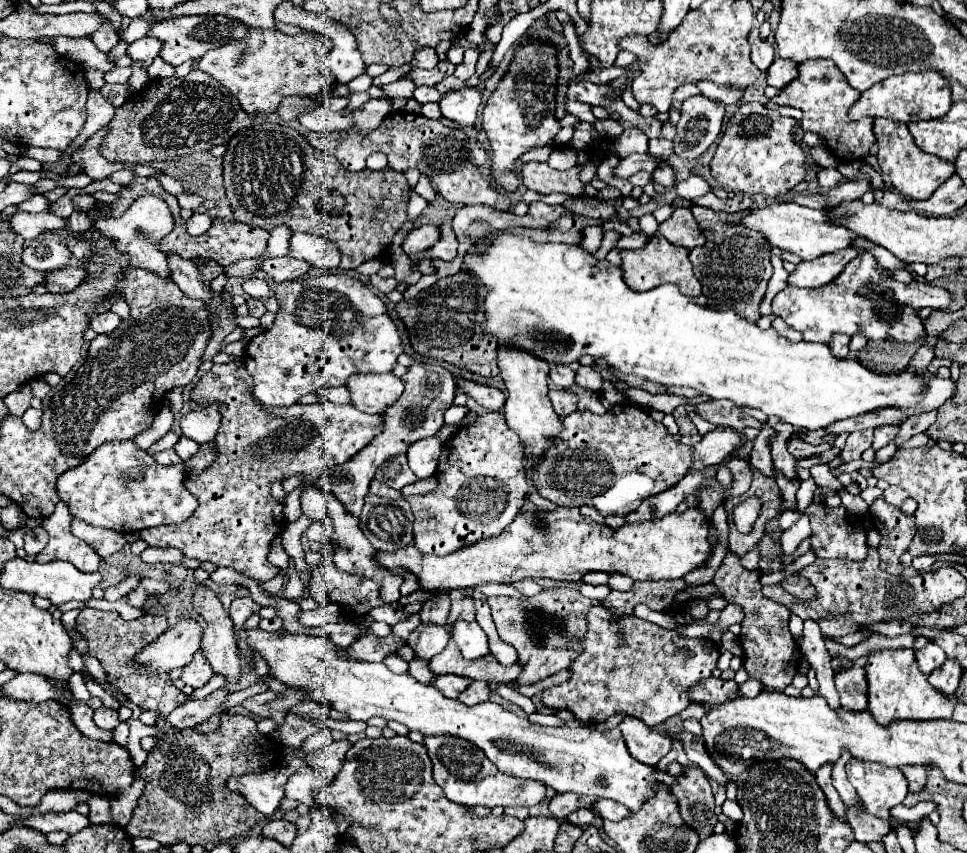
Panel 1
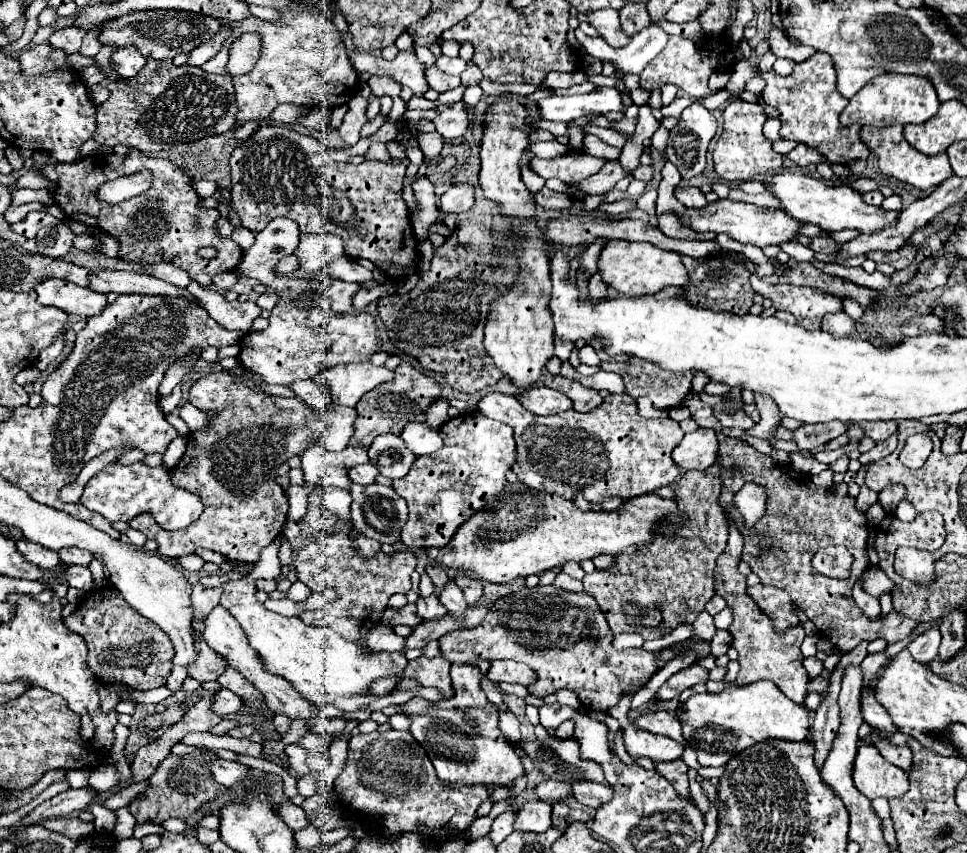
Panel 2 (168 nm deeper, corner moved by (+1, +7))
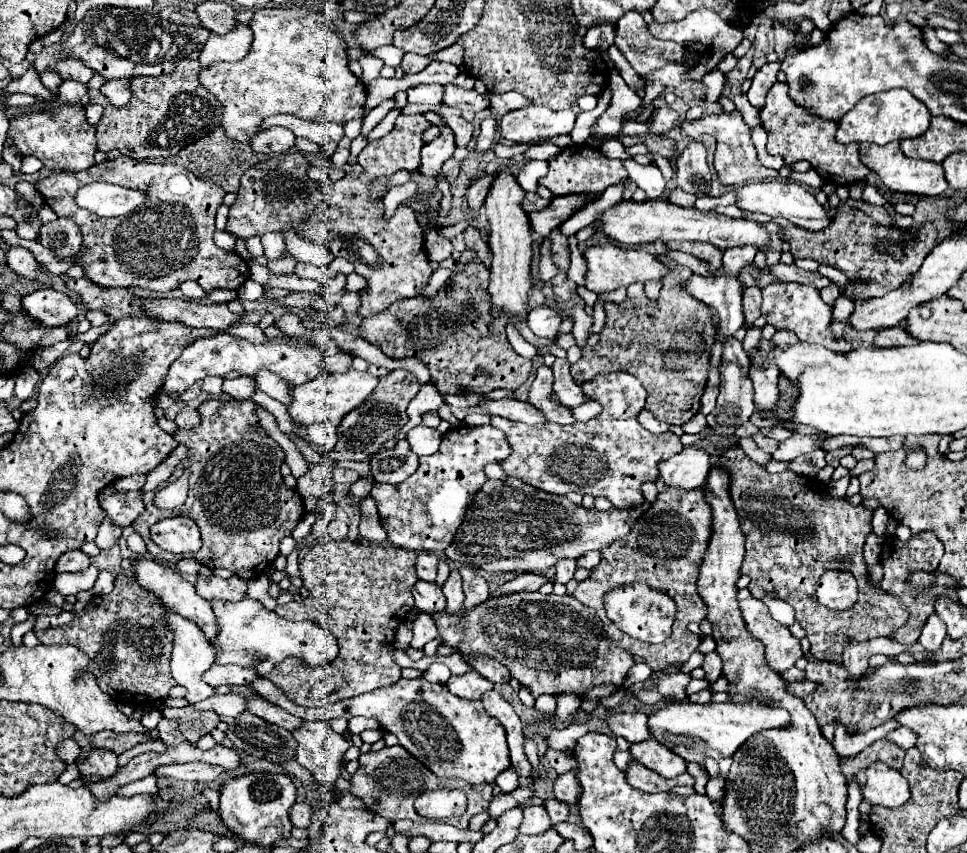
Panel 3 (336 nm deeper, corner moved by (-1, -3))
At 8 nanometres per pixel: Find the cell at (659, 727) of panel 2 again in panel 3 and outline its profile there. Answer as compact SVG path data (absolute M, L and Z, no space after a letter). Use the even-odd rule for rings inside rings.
M613 712L607 722L613 736L623 736L629 744L649 740L649 724L647 714L641 712Z

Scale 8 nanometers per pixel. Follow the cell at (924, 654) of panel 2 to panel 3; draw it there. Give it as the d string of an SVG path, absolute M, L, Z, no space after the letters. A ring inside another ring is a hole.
M933 614L933 616L929 616L927 624L923 626L923 632L921 632L919 642L925 646L925 652L927 654L935 654L941 648L945 636L947 636L945 634L945 624L941 624L939 616Z

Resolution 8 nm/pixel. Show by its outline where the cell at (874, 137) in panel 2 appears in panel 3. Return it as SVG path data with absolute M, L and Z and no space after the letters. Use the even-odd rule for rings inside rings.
M865 142L865 144L859 144L859 154L861 154L861 162L865 162L873 172L877 172L879 178L883 180L883 184L889 190L893 190L893 192L907 192L907 194L921 194L921 196L939 196L939 194L943 194L949 188L941 164L905 158L901 148L899 148L899 142L885 144L885 146Z

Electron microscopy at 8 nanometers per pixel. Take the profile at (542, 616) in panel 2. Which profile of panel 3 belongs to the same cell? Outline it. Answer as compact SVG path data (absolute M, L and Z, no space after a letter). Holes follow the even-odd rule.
M521 592L489 598L487 602L471 610L463 609L457 614L447 614L444 610L432 616L443 644L454 648L461 656L497 658L511 670L511 676L531 692L533 698L539 698L541 694L577 694L581 700L601 700L615 694L623 686L631 666L635 664L633 654L621 650L617 644L613 644L613 640L609 640L609 636L605 636L603 624L597 620L593 608L577 602L573 596Z

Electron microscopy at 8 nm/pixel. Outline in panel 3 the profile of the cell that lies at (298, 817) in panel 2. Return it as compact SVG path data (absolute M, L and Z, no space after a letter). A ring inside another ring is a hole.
M295 804L291 808L289 818L291 818L291 822L293 822L295 828L307 828L311 824L311 814L313 812L311 812L309 804Z

